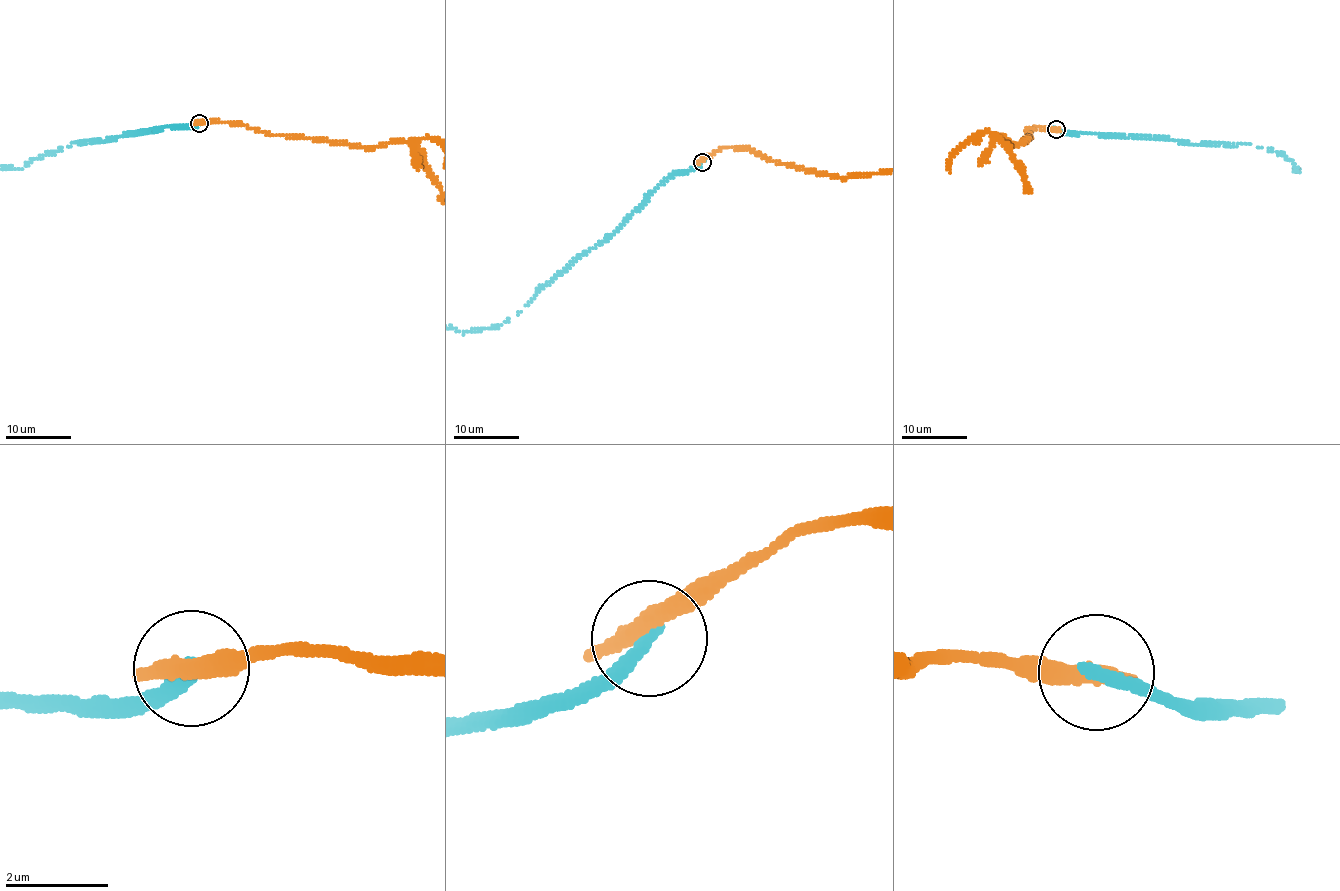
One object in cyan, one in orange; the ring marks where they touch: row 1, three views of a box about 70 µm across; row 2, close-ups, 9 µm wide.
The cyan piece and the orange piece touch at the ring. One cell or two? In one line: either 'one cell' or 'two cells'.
two cells

